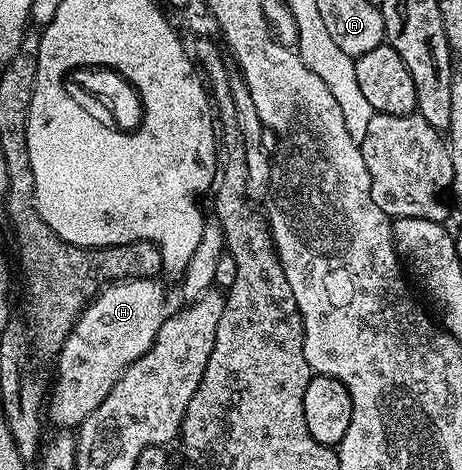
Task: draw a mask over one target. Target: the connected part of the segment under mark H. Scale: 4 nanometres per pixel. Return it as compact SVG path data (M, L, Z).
M133 278L108 285L94 297L86 309L76 320L72 332L64 340L62 351L58 354L56 373L52 378L52 389L48 394L48 418L58 425L58 428L77 428L82 421L100 404L104 404L104 396L112 392L116 380L124 376L124 372L133 362L140 360L148 348L156 340L156 332L160 332L160 324L168 316L166 310L166 290L158 278Z

